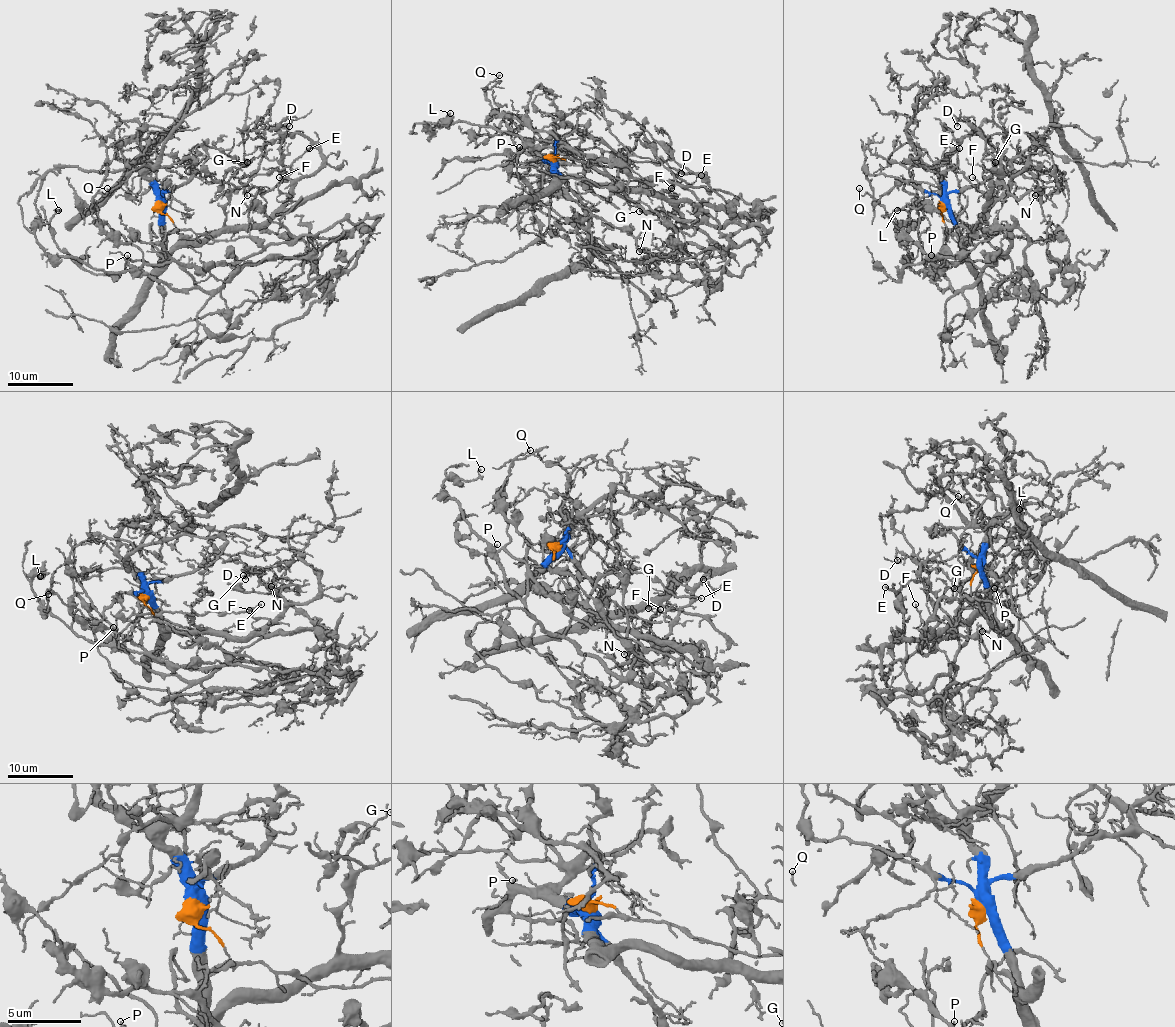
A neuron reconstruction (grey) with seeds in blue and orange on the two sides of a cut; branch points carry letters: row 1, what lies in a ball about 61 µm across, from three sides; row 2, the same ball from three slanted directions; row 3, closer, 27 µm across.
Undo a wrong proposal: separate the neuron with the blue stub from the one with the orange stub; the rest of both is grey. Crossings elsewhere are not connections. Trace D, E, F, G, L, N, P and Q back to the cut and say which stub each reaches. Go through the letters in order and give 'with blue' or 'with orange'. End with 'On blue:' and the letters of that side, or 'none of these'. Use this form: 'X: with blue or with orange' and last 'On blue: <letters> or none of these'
D: with blue
E: with blue
F: with blue
G: with blue
L: with orange
N: with blue
P: with orange
Q: with orange
On blue: D, E, F, G, N

